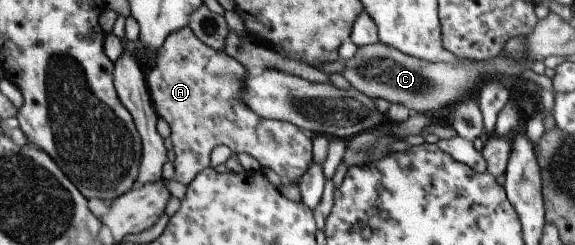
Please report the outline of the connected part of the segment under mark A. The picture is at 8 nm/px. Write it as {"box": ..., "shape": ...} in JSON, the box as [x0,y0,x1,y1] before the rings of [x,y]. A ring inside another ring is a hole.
{"box":[145,25,312,187],"shape":[[[188,25],[180,27],[178,31],[172,31],[160,45],[156,53],[156,65],[145,71],[145,85],[156,116],[164,120],[170,128],[169,137],[174,151],[172,165],[177,183],[187,187],[203,168],[209,167],[209,152],[218,145],[228,147],[234,154],[252,156],[260,169],[269,168],[279,178],[286,177],[290,182],[296,183],[308,169],[312,160],[312,136],[292,123],[262,119],[252,113],[242,103],[242,85],[247,72],[236,59],[223,52],[216,52],[202,43]]]}

